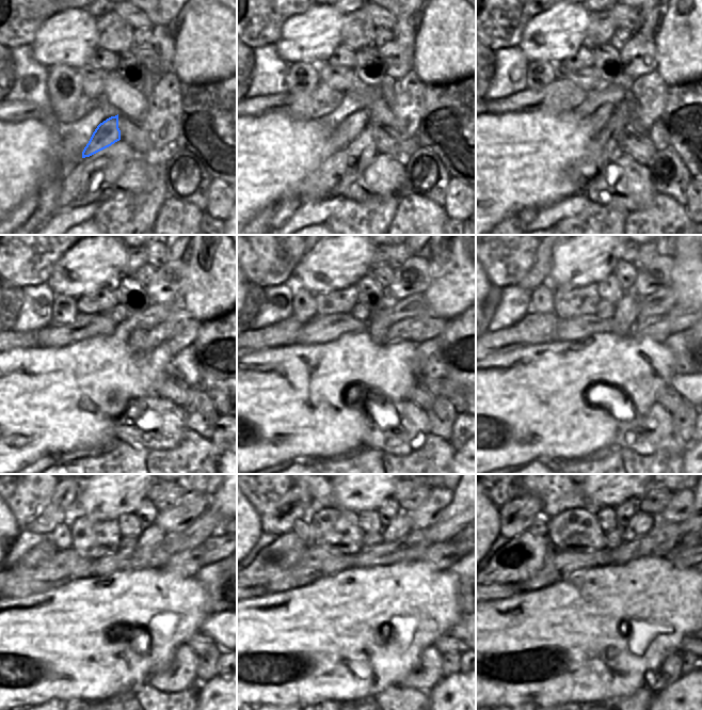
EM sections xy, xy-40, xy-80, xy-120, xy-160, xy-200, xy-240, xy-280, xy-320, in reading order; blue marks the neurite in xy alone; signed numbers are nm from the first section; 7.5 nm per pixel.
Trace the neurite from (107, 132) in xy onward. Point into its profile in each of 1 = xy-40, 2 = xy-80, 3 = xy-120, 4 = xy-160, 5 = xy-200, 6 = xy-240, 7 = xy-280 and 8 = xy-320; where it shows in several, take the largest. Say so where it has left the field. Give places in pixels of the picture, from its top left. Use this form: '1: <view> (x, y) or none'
1: xy-40 (347, 131)
2: xy-80 (597, 120)
3: xy-120 (136, 342)
4: xy-160 (376, 328)
5: xy-200 (626, 310)
6: xy-240 (150, 537)
7: xy-280 (401, 523)
8: xy-320 (641, 523)

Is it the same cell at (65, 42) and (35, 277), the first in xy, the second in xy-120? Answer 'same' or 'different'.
different

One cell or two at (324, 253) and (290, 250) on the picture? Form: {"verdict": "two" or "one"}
{"verdict": "two"}

